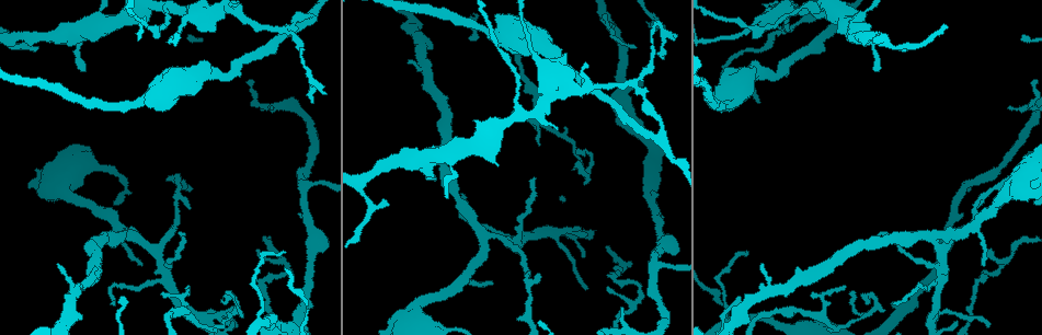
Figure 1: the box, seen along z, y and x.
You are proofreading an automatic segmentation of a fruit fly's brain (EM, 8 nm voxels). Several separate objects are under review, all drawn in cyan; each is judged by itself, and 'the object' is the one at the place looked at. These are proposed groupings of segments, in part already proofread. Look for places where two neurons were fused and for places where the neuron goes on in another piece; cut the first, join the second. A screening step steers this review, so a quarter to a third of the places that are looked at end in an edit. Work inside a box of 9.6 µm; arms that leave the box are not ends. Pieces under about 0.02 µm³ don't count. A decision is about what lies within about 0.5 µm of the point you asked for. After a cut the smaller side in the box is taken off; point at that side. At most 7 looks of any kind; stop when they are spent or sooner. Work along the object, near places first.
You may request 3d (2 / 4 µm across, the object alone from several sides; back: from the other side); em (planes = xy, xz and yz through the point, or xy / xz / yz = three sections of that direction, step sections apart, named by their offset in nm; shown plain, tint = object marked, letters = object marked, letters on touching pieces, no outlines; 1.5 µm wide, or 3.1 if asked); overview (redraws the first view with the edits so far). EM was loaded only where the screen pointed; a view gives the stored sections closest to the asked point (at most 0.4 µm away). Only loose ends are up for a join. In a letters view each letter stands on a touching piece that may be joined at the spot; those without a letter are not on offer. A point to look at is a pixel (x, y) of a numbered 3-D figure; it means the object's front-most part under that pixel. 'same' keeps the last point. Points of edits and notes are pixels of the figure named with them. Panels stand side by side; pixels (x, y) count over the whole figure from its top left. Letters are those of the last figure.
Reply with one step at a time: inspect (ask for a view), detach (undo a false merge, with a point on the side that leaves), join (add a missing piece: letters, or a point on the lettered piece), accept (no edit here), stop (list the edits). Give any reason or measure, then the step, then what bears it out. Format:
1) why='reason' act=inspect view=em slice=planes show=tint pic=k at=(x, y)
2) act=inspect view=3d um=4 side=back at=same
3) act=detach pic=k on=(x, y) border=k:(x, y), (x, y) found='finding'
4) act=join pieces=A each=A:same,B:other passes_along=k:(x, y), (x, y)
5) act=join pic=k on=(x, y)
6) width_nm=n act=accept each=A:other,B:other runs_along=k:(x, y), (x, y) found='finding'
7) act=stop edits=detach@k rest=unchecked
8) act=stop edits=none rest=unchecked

why='branch stops here' act=inspect view=em slice=planes show=letters pic=1 at=(557, 128)

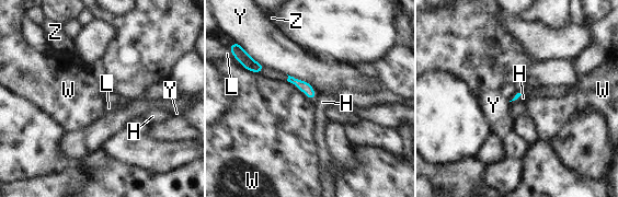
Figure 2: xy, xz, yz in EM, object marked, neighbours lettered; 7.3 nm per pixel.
act=accept each=H:other,L:other,W:other,Y:other,Z:other border=2:(264, 66), (260, 72) found='no lettered piece goes on from it'

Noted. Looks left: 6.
why='free end' act=inspect view=em slice=xz step=8 show=tint pic=1 at=(491, 285)

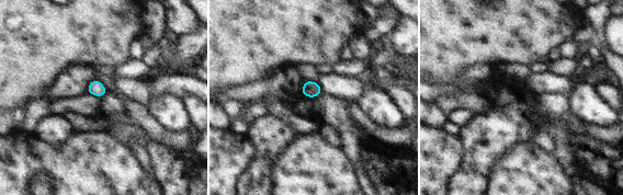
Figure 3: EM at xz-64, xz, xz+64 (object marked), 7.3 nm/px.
act=inspect view=em slice=planes show=letters at=same

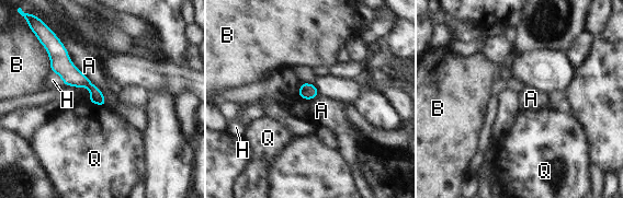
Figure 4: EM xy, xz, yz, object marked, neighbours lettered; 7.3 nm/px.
act=join pieces=H each=A:other,B:other,H:same,Q:other passes_along=4:(60, 62), (59, 76), (53, 80) found='it goes on there'

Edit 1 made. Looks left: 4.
why='redraw' act=inspect view=overview

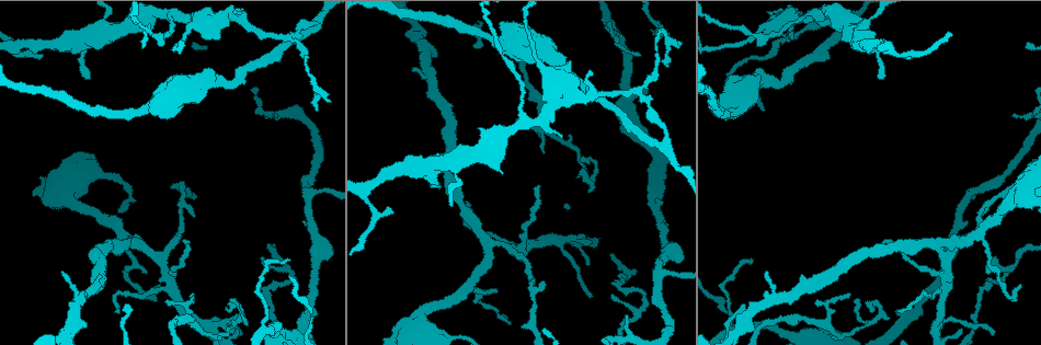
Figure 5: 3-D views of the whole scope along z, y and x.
why='arms part here' act=inspect view=em slice=planes show=tint pic=5 at=(287, 37)

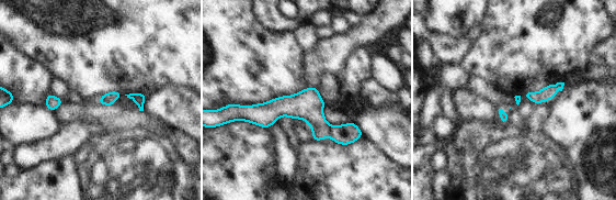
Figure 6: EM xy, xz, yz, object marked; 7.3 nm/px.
why='what lies round it' act=inspect view=em slice=planes show=letters at=same

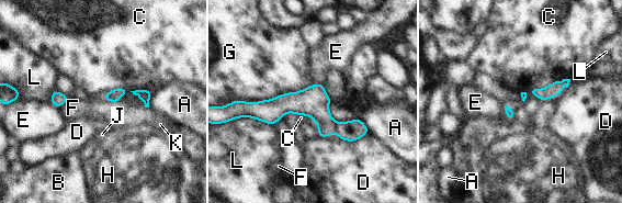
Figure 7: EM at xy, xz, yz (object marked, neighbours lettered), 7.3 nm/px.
act=detach pic=7 on=(351, 131) each=A:other,B:other,C:other,D:other,E:other,F:other,G:other,H:other,J:other,K:other,L:other border=7:(335, 122), (336, 133) found='two neurons meet here'

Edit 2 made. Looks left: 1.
act=stop edits=join@4,detach@7 rest=unchecked

